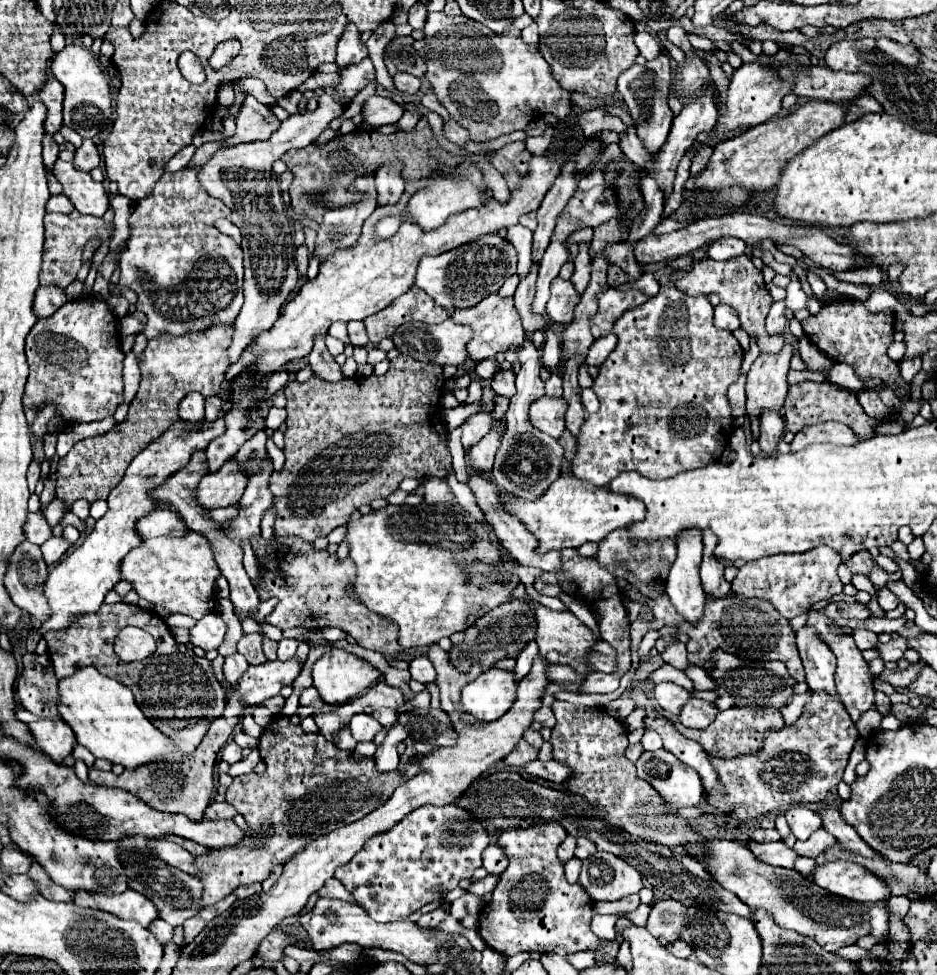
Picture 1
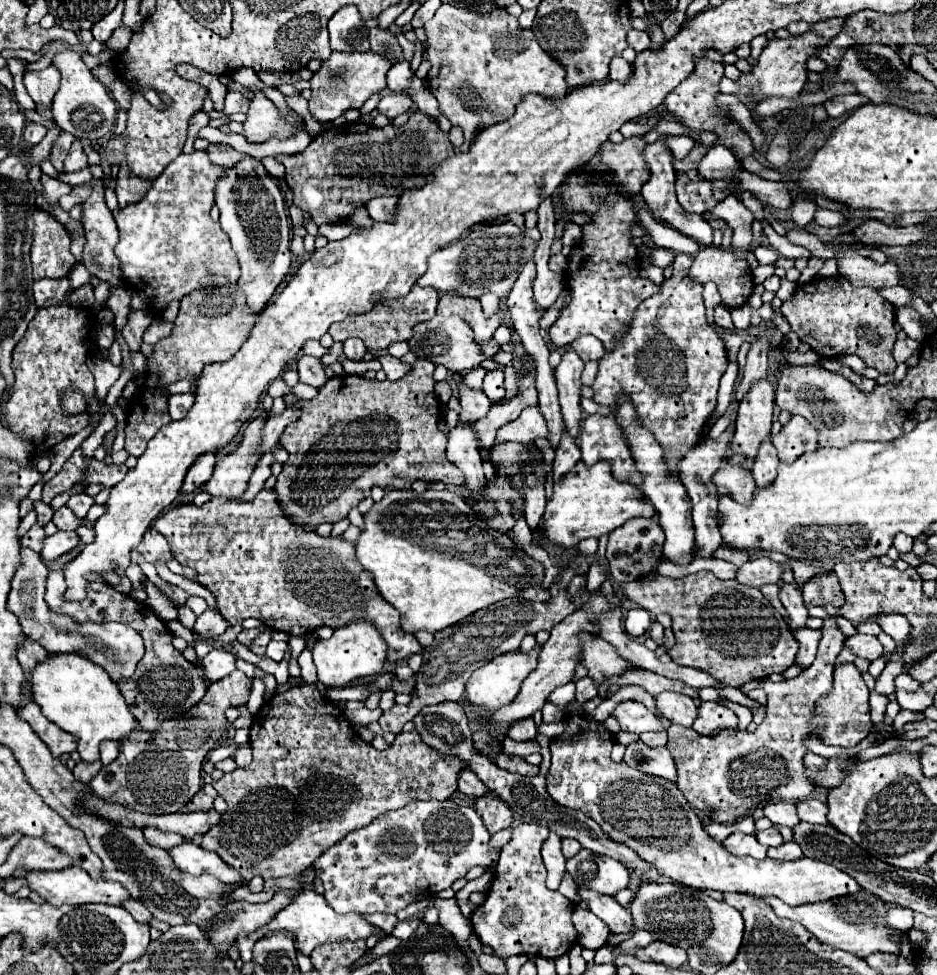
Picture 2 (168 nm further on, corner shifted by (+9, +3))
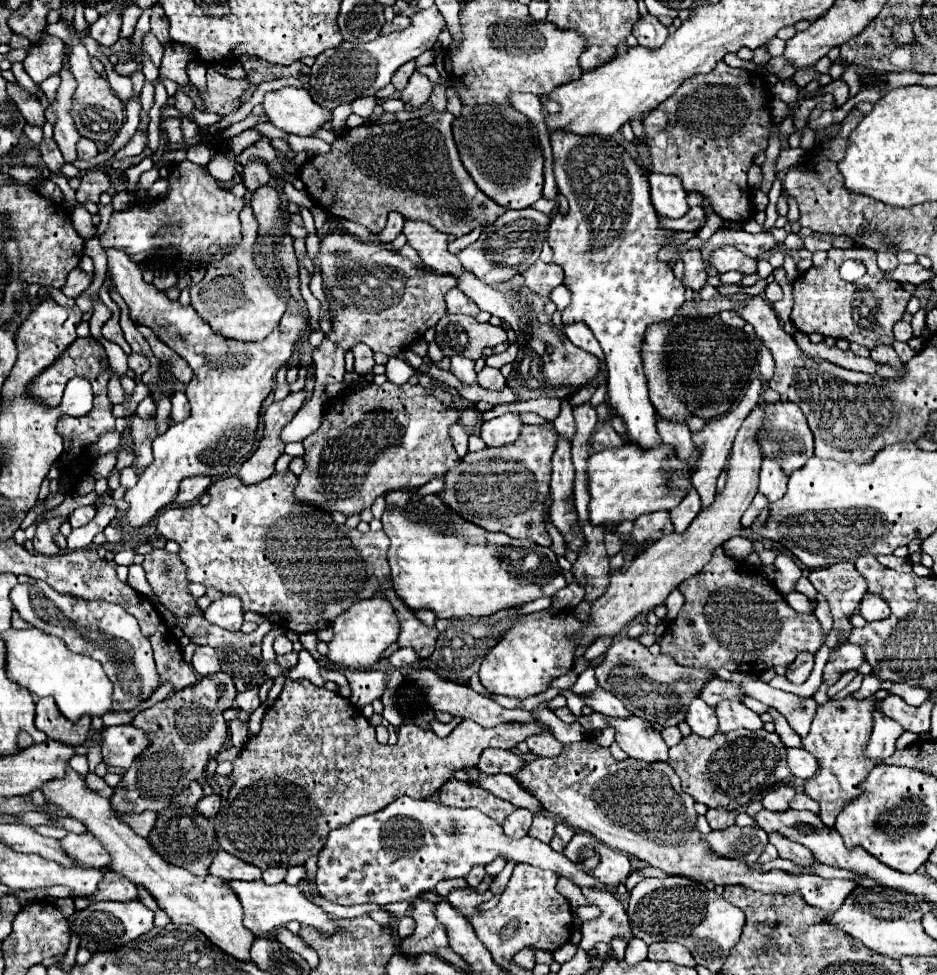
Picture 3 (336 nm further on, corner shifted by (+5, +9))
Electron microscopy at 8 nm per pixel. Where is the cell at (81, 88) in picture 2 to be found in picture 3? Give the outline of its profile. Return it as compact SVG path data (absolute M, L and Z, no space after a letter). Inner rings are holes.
M76 45L68 53L68 69L70 69L72 77L76 79L76 93L74 93L72 109L70 109L76 131L82 137L88 137L92 141L102 141L102 143L112 141L124 123L124 101L120 101L114 95L108 79L94 71L94 67L90 63L90 55L84 45Z

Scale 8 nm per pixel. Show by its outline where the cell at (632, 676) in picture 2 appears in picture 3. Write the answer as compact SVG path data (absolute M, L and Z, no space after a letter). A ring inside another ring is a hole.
M710 679L702 685L698 697L708 703L710 707L716 707L718 701L722 699L732 699L732 701L740 701L744 697L744 693L734 685L734 683L728 683L728 681L722 681L722 679Z

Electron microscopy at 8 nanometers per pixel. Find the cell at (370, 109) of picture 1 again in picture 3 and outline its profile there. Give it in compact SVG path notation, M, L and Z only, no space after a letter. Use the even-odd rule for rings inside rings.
M414 73L408 81L408 87L400 93L400 99L406 105L416 109L416 107L422 107L428 101L430 93L432 93L432 83L428 81L428 77L424 77L420 73Z

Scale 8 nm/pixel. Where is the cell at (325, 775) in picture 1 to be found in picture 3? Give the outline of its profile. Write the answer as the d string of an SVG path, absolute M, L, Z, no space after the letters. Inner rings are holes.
M286 679L284 683L284 689L282 693L278 695L278 699L274 701L272 707L268 707L264 719L262 719L262 729L256 737L248 739L246 745L242 747L238 759L232 763L232 773L228 775L228 781L232 783L230 785L230 793L228 797L224 799L224 805L220 807L218 815L214 817L214 829L216 829L216 837L218 837L218 843L224 851L228 851L230 855L234 857L240 857L242 861L246 863L252 863L260 869L266 869L266 867L292 867L292 865L302 865L308 857L312 855L318 855L318 851L324 847L326 843L326 837L332 829L336 827L344 827L344 825L350 825L350 821L354 821L356 817L360 815L368 815L368 813L376 813L380 809L384 809L390 801L402 797L402 795L408 795L408 797L414 797L414 799L422 799L422 797L434 797L440 787L454 777L456 771L466 771L466 769L472 769L476 767L476 761L480 759L480 753L488 747L500 747L500 749L514 749L520 741L524 741L528 735L534 735L540 731L540 723L534 721L534 723L528 723L528 725L520 725L520 723L504 723L504 725L498 725L498 727L480 727L478 723L470 721L470 719L464 719L448 737L440 739L432 729L420 729L418 725L410 723L410 725L402 725L400 733L398 733L398 743L396 745L382 745L378 743L376 739L376 733L374 733L374 727L368 723L368 719L362 715L360 709L356 709L346 697L338 695L338 693L332 693L332 691L326 691L324 687L316 687L312 685L308 679Z

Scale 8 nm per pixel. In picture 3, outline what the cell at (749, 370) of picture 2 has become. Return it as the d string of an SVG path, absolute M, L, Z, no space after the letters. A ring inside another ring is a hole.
M754 379L746 385L746 393L742 397L742 401L736 405L736 409L732 409L730 413L726 415L720 415L720 417L714 417L706 423L706 427L692 435L692 441L696 445L696 449L700 449L700 461L698 461L698 469L696 473L692 475L692 485L694 489L698 491L698 495L702 497L702 507L708 507L712 501L714 501L714 495L716 495L716 477L720 475L720 471L726 467L726 459L728 459L728 453L730 453L730 447L732 447L732 441L734 441L734 435L736 431L740 429L744 417L760 403L760 395L762 395L762 387L764 387L764 381L762 379Z

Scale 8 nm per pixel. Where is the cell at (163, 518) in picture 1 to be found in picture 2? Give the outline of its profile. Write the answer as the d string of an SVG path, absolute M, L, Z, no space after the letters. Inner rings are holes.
M262 489L252 501L244 501L242 497L212 497L202 507L192 503L178 505L164 511L152 523L152 529L166 537L172 557L180 565L198 573L196 581L216 597L216 607L230 625L254 617L274 631L304 637L322 625L338 629L354 619L370 619L388 643L388 663L422 653L418 639L400 629L400 613L380 597L372 575L356 561L356 545L340 537L320 537L316 529L292 523L284 515L274 489Z

